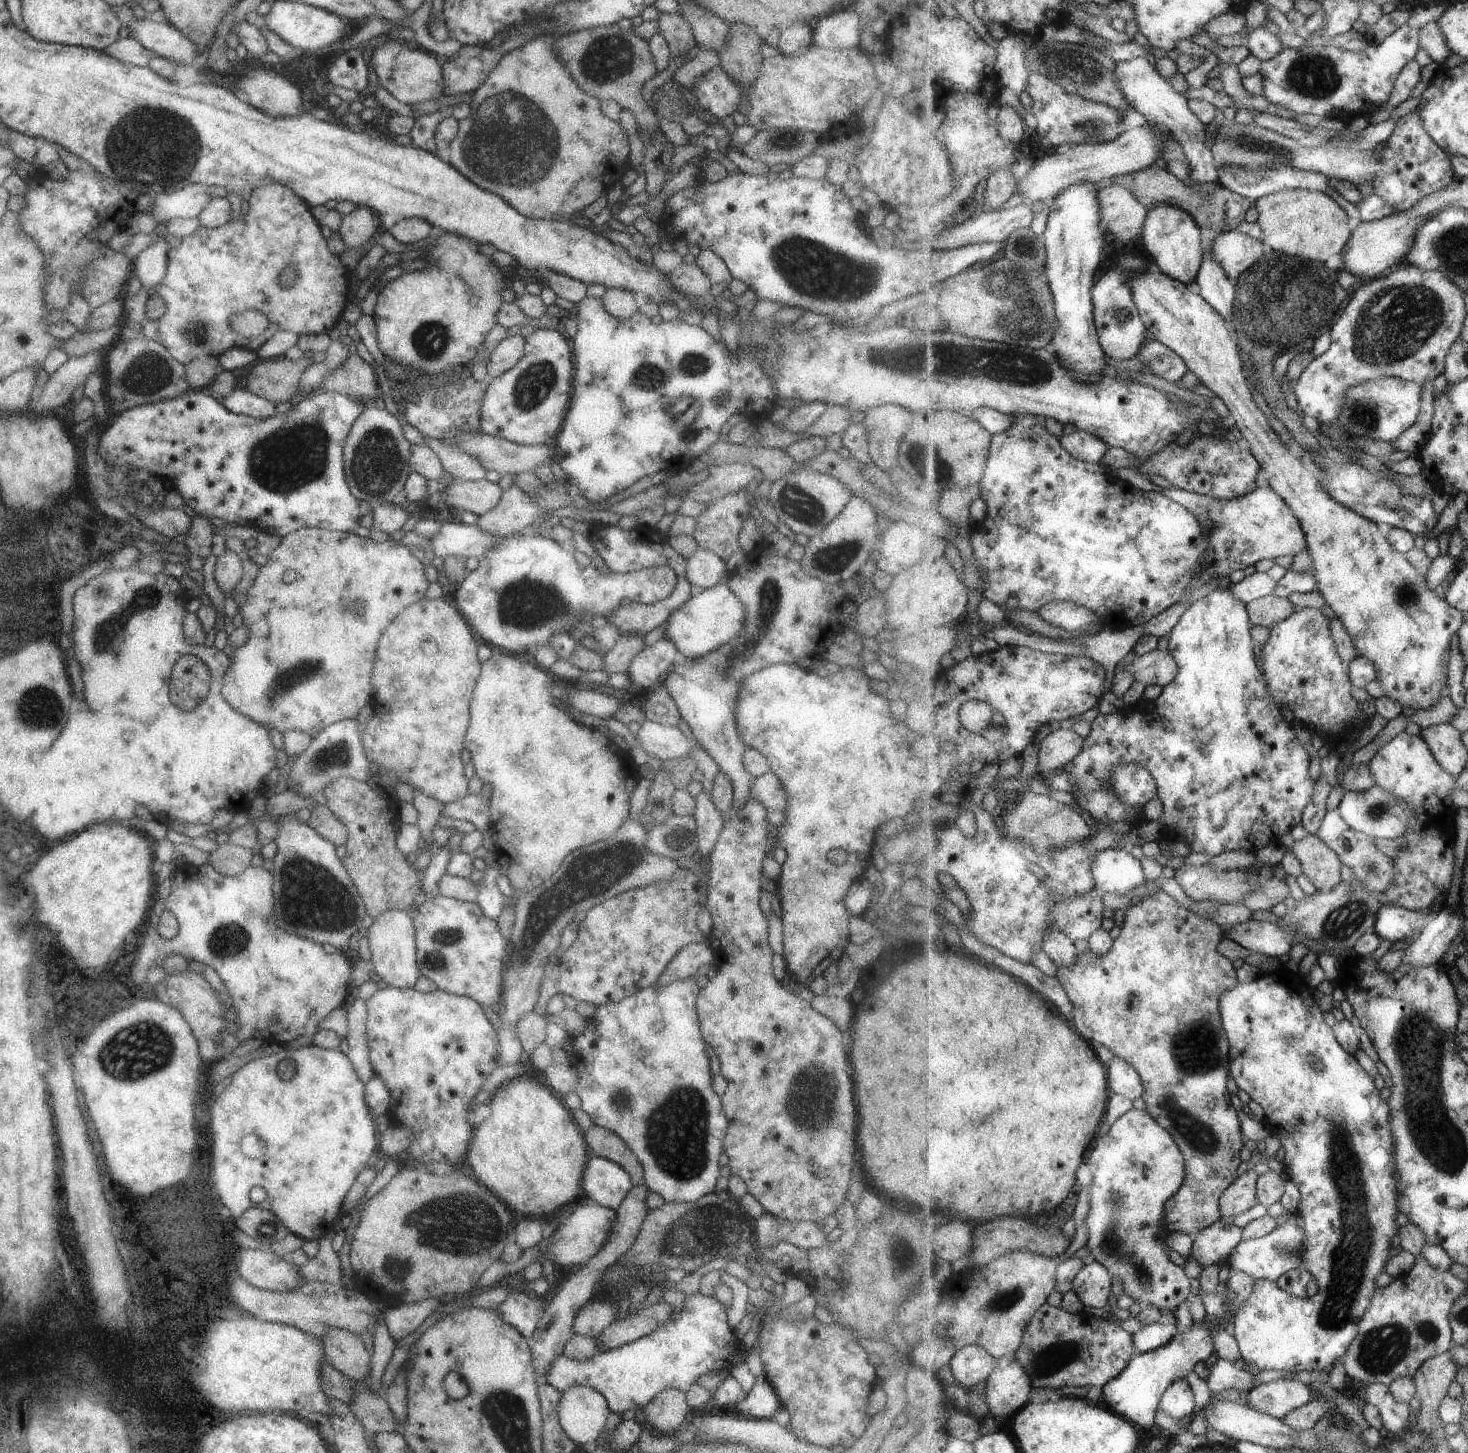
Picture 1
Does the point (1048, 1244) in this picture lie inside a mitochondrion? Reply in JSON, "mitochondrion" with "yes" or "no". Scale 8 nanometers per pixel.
{"mitochondrion":"no"}

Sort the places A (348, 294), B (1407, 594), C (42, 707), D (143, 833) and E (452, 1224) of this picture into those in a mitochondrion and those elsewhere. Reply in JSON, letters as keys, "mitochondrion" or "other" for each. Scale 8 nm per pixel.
{"A":"other","B":"mitochondrion","C":"mitochondrion","D":"other","E":"mitochondrion"}

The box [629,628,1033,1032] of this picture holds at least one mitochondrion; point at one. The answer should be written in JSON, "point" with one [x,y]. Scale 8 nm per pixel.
{"point":[825,766]}

